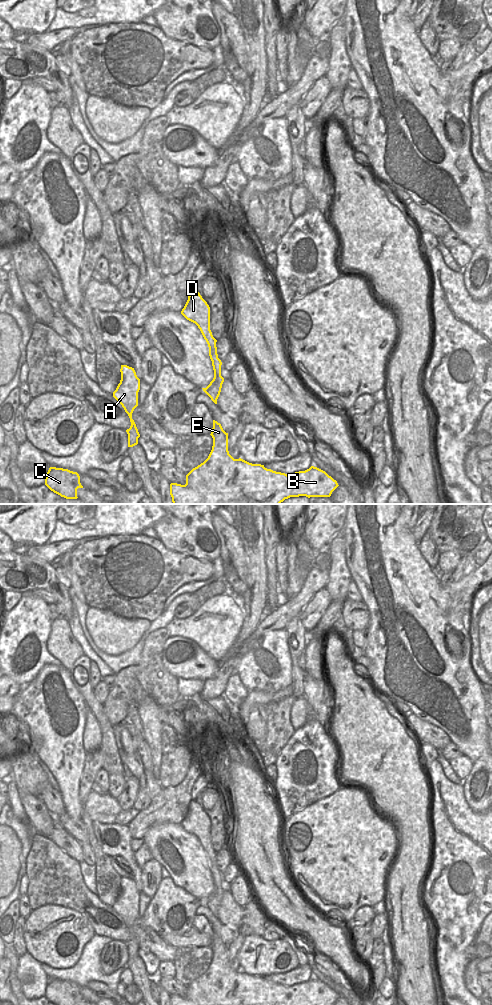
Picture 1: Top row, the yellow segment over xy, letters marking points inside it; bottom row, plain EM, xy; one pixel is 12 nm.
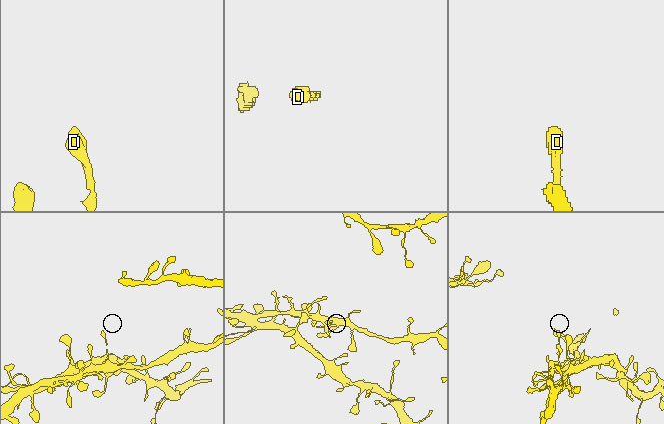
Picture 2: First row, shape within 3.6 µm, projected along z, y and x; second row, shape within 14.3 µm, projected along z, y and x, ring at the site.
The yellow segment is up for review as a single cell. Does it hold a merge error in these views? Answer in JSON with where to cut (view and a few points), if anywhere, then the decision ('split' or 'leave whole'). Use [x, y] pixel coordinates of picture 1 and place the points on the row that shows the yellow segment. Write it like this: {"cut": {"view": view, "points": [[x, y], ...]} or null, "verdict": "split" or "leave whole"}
{"cut": null, "verdict": "leave whole"}

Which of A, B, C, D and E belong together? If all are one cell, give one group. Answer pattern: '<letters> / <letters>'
A B C D E

